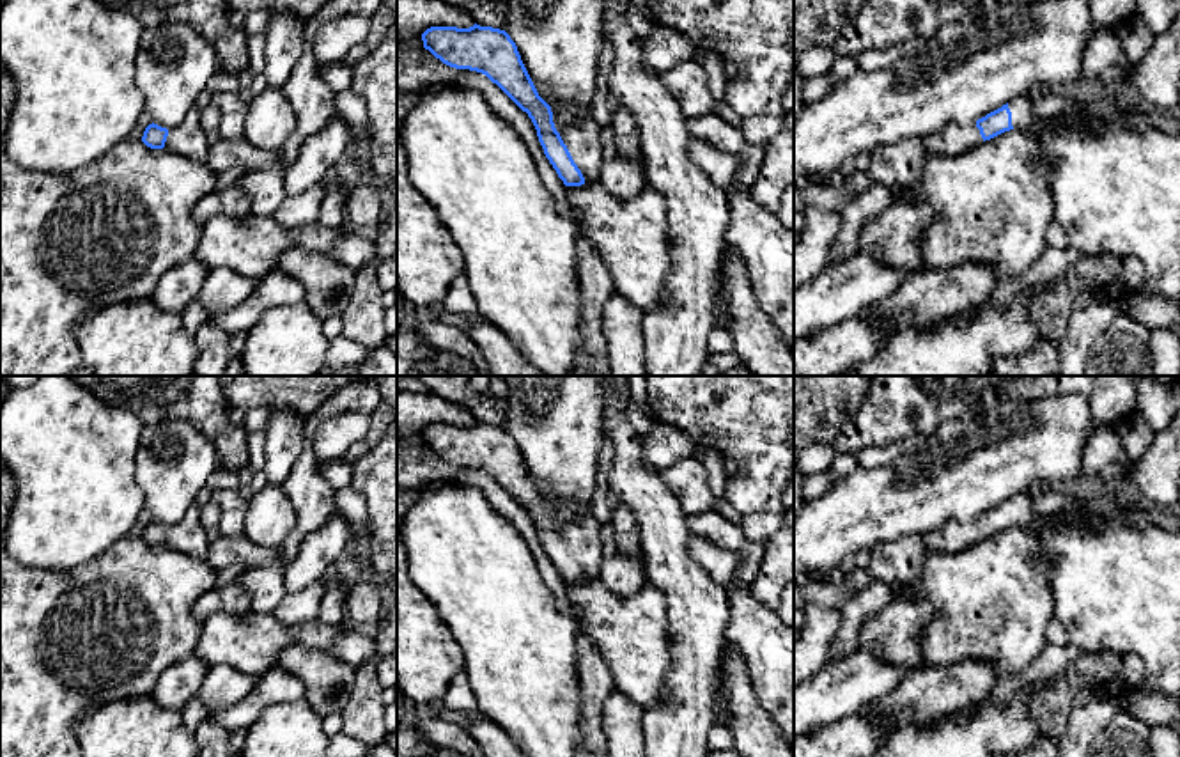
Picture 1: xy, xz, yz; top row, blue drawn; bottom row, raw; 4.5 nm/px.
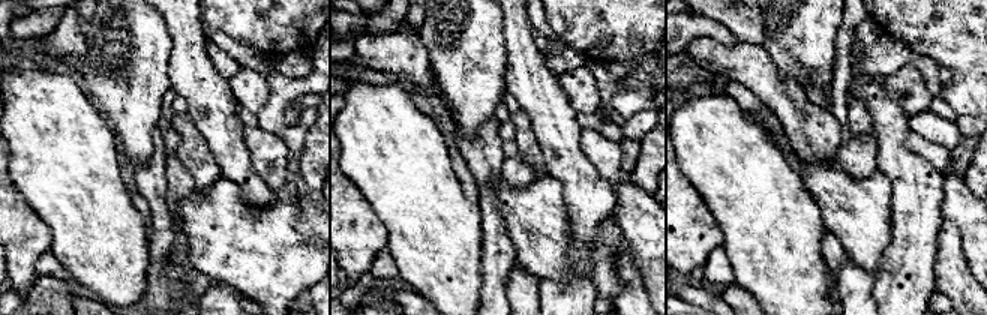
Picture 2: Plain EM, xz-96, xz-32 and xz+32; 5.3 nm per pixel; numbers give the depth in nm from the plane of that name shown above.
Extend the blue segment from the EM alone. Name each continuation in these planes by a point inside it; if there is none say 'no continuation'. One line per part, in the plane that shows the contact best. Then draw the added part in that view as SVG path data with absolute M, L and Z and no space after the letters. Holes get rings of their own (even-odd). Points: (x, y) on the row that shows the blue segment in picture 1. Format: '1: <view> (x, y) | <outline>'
1: xz (582, 137) | M590 113L581 115L560 131L563 144L585 177L585 183L595 183L601 179L601 167L608 154L601 142L601 131L602 128Z

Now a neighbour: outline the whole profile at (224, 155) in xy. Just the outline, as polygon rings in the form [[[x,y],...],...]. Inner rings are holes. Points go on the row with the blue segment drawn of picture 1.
[[[243,137],[236,140],[213,138],[206,163],[216,174],[232,168],[252,170],[283,170],[275,151],[262,151],[248,144]]]

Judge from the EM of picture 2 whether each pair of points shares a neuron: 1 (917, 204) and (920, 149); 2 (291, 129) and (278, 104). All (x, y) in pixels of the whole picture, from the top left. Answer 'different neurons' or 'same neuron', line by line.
1: different neurons
2: same neuron

